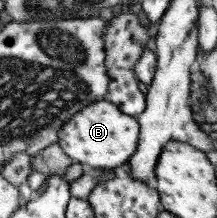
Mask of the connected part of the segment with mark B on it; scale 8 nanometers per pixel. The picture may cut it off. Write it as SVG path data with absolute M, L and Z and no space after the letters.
M103 99L84 107L78 115L72 115L72 117L62 125L62 129L58 131L57 144L62 148L64 154L72 159L71 163L82 164L85 168L110 170L122 165L122 163L127 163L130 159L130 156L134 153L137 146L138 129L136 117L125 115L125 113L118 110L118 107L115 107L112 103Z

